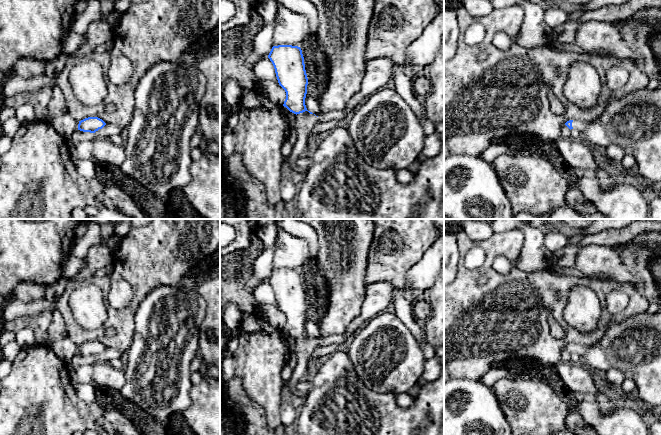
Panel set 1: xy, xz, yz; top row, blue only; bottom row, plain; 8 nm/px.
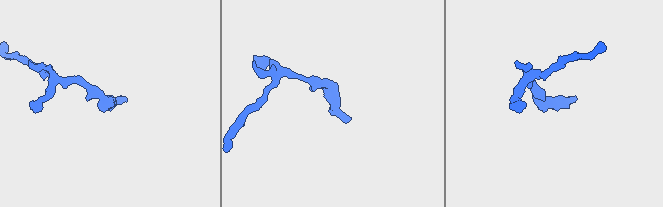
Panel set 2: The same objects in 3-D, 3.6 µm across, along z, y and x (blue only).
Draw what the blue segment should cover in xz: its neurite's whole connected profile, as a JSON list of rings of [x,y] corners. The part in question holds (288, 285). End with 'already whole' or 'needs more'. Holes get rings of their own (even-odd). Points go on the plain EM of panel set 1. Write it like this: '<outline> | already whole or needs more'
[[[273,270],[268,282],[274,290],[279,309],[286,316],[283,330],[296,339],[308,335],[305,329],[308,302],[301,272]]] | already whole

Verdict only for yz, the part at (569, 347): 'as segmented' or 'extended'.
extended

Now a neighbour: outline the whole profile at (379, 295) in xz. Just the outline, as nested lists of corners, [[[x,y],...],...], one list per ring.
[[[384,281],[367,284],[365,297],[362,303],[361,314],[355,322],[348,326],[343,336],[356,331],[357,325],[366,323],[369,319],[387,311],[393,303],[393,286]]]

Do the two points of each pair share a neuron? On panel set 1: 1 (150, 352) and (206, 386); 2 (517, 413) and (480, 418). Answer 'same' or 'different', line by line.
1: different
2: different

